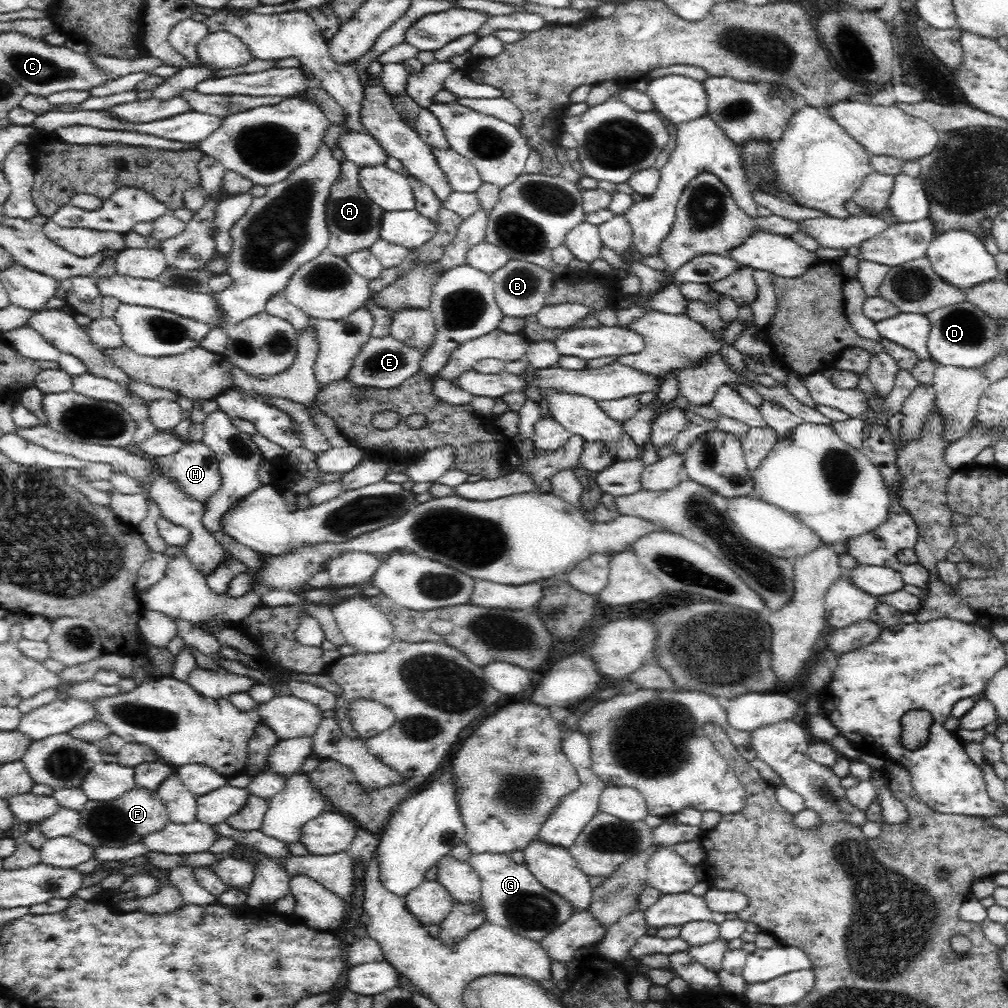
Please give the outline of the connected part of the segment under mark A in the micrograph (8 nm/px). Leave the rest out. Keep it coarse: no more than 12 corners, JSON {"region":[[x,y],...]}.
{"region":[[341,164],[327,200],[327,249],[370,250],[385,210]]}

